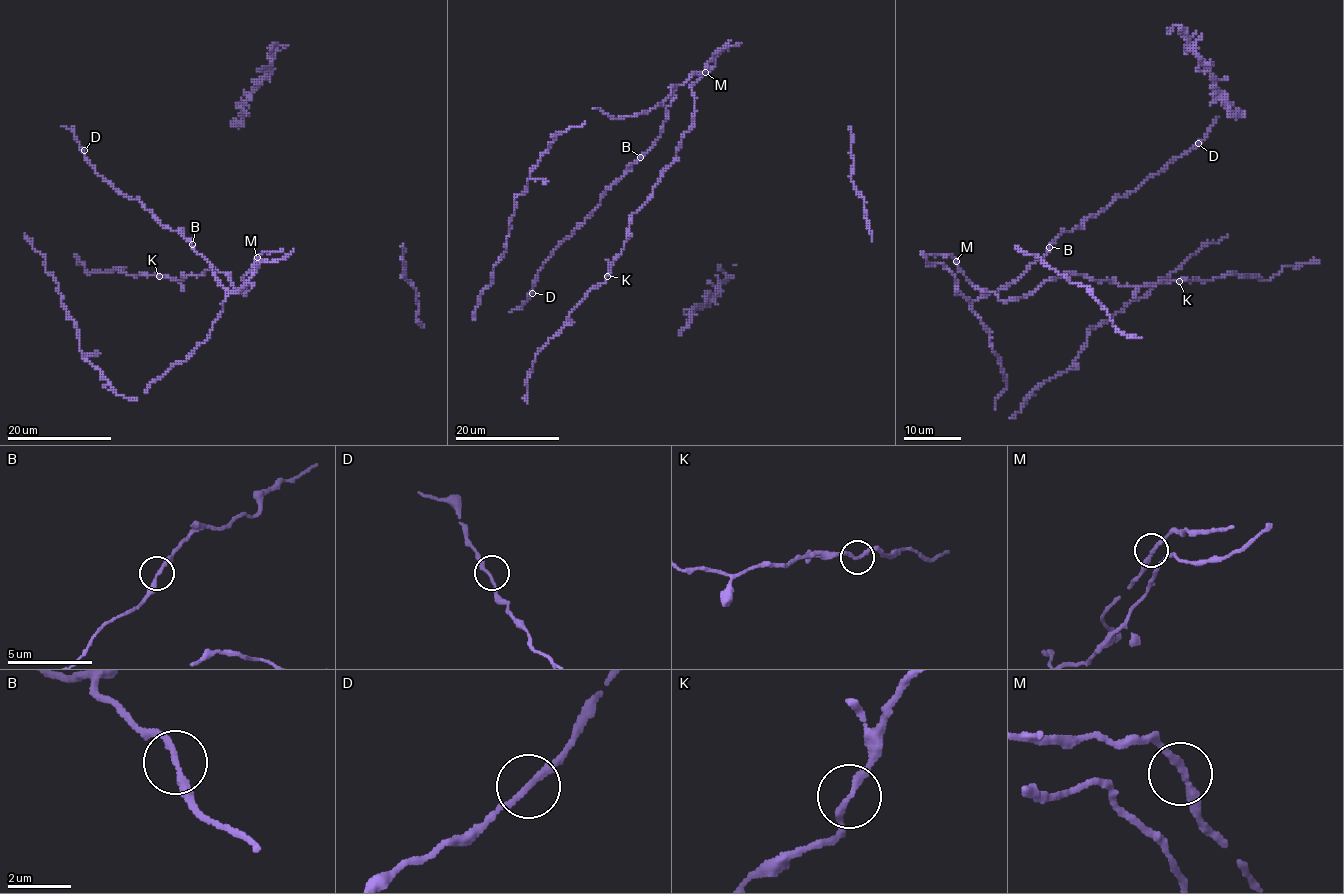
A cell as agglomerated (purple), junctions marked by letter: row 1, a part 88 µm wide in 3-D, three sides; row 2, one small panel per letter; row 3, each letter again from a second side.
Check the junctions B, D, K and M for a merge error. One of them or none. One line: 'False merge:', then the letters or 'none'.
False merge: none

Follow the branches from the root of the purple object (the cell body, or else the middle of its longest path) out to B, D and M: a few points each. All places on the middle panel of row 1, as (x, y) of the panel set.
B: (661, 129), (660, 136), (640, 157)
D: (661, 129), (652, 147), (604, 192), (600, 204), (545, 262), (537, 273), (532, 293)
M: (661, 129), (675, 88), (695, 72), (704, 70), (703, 74), (705, 72)

